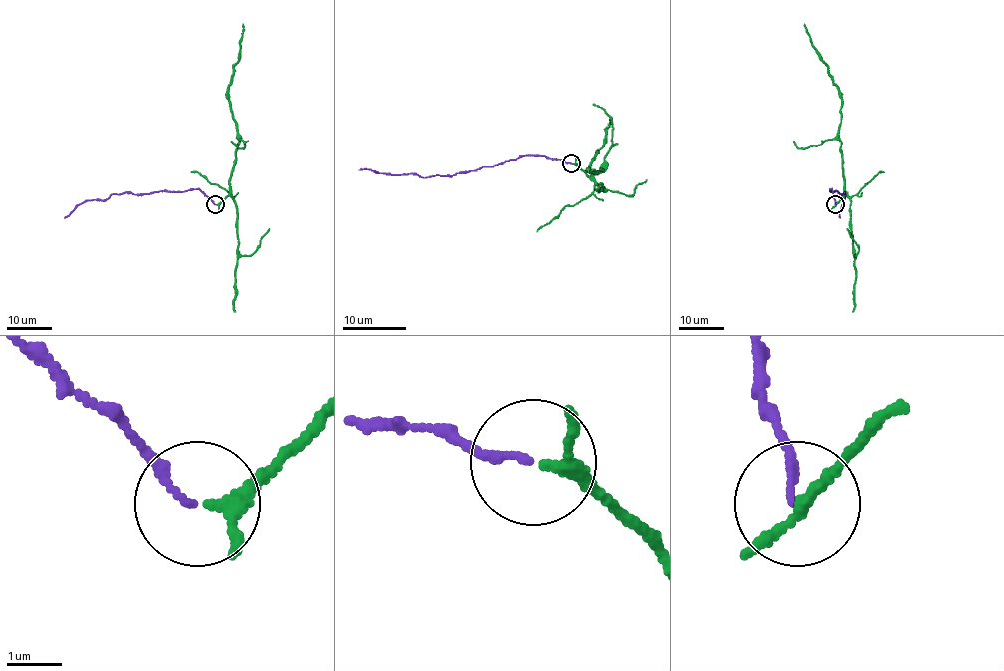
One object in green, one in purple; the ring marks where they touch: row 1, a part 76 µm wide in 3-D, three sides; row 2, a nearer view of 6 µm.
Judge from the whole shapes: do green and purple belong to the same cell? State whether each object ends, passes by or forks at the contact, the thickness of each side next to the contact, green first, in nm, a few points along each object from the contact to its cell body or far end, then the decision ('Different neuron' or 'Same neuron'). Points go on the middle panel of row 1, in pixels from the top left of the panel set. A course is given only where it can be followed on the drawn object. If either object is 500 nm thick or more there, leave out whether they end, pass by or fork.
At the ring green passes by. At the ring purple ends. Thickness 190 nm (green) against 130 nm. Course of green: (573, 163), (590, 177), (604, 169), (590, 171), (590, 163), (604, 144), (609, 118). Course of purple: (571, 163), (539, 155), (520, 155), (493, 166), (452, 175), (425, 177), (359, 169). Same neuron

